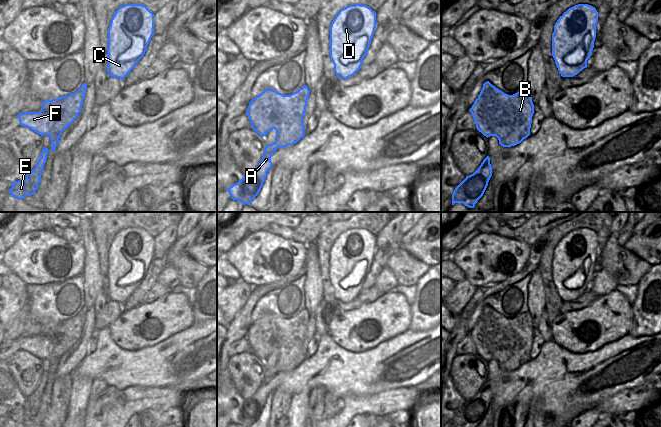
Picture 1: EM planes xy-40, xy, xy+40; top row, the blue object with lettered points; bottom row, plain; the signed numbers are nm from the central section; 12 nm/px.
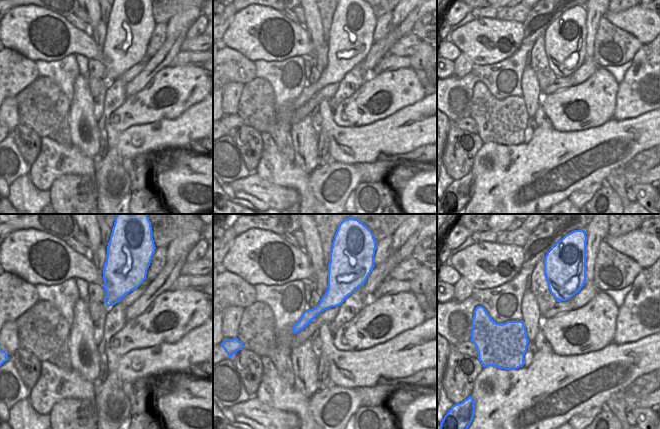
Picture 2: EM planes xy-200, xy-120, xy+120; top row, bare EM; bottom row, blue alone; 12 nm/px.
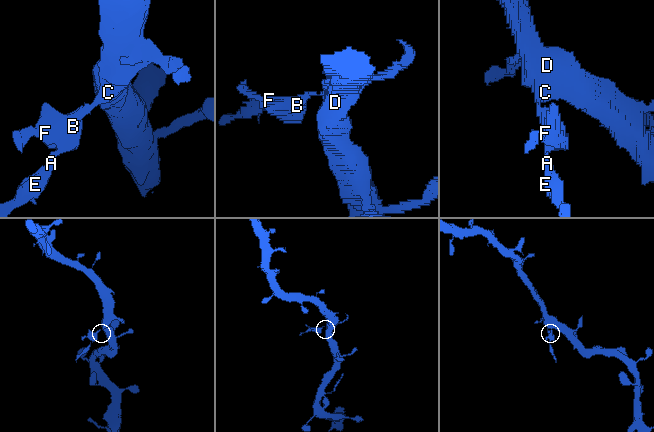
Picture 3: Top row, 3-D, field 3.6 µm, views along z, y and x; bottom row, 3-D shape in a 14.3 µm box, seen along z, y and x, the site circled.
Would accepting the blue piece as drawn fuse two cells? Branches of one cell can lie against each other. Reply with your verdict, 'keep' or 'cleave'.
keep

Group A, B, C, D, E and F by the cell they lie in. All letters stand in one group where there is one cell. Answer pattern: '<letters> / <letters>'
A B C D E F

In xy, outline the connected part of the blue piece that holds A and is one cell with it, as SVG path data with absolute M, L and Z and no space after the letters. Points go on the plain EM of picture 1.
M304 309L290 319L283 319L274 313L265 313L250 325L246 338L252 353L262 361L275 353L276 364L266 369L260 387L249 399L226 413L231 423L251 427L259 418L267 396L272 392L271 379L278 372L296 368L305 360L303 340L309 319L310 314Z

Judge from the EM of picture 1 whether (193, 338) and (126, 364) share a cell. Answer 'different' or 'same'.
same

